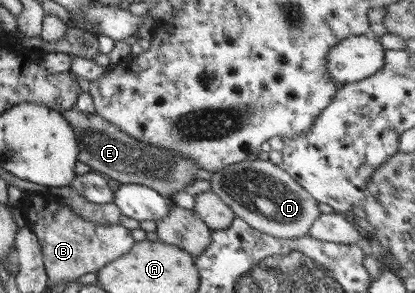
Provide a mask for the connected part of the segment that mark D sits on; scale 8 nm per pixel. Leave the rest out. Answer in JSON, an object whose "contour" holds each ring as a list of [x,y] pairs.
{"contour":[[[245,159],[214,172],[208,179],[209,189],[231,209],[234,218],[241,219],[255,231],[278,239],[302,237],[320,215],[318,202],[302,189],[281,167],[267,161]]]}

